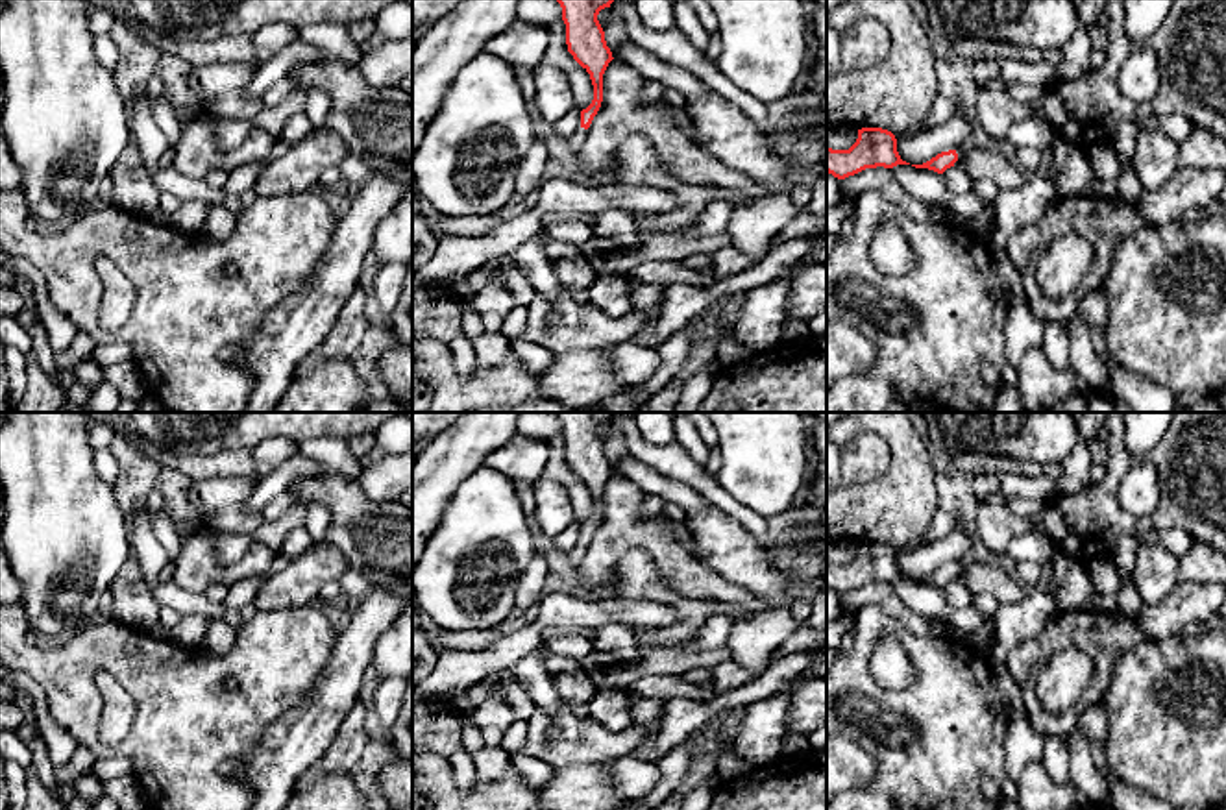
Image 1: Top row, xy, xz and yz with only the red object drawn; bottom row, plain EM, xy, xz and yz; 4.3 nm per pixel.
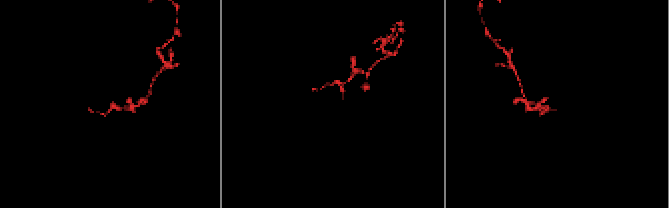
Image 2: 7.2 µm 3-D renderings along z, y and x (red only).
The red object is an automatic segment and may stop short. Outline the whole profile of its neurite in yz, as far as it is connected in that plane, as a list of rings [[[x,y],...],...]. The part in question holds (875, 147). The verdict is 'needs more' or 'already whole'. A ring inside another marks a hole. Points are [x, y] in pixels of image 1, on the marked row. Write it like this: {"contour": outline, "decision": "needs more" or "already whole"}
{"contour": [[[862,128],[858,139],[849,150],[832,150],[827,146],[827,172],[838,179],[854,176],[865,168],[893,168],[910,165],[897,152],[897,139],[882,128]]], "decision": "already whole"}

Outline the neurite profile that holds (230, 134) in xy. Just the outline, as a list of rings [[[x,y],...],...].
[[[292,91],[283,102],[274,107],[264,107],[255,118],[220,118],[215,124],[215,144],[222,152],[231,152],[242,144],[253,128],[259,128],[277,139],[285,124],[301,115],[307,105],[307,92]]]

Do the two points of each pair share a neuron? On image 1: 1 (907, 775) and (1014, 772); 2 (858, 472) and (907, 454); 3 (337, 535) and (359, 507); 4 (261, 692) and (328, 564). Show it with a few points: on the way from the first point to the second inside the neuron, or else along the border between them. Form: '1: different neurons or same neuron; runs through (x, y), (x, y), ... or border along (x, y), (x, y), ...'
1: different neurons; border along (1006, 727), (1005, 777)
2: different neurons; border along (873, 431), (890, 450), (890, 468), (855, 485)
3: same neuron; runs through (343, 527), (354, 515)
4: different neurons; border along (311, 603), (265, 613)

